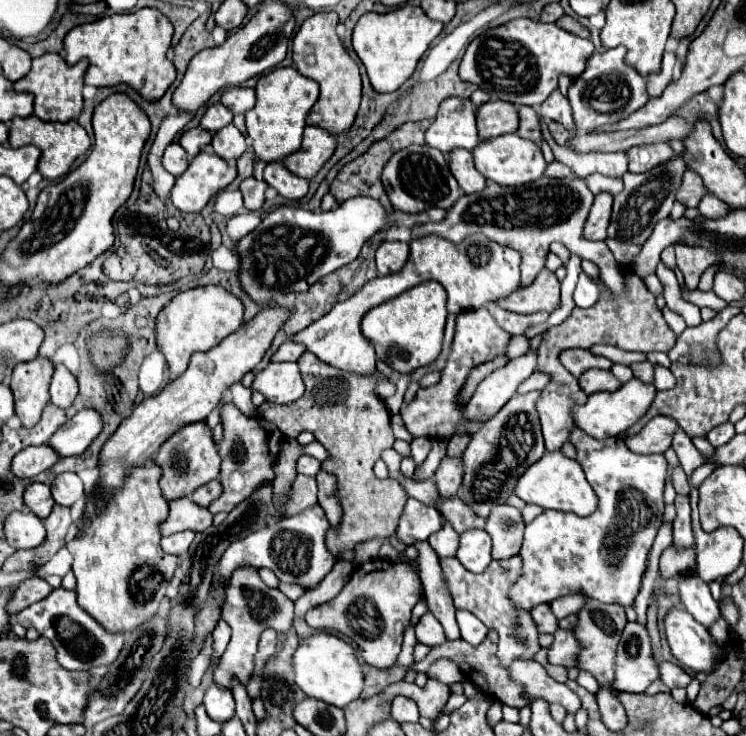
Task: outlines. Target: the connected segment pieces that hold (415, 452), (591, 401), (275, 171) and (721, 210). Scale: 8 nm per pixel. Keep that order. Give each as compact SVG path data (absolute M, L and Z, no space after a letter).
M426 437L416 438L412 441L412 459L416 461L416 465L420 465L428 457L430 449L431 442Z
M634 377L632 381L624 383L618 391L600 391L600 393L592 393L588 395L588 401L584 403L584 407L576 407L574 413L574 421L576 425L586 431L590 437L594 439L606 439L606 437L618 437L622 435L628 427L632 427L634 423L638 423L644 413L650 409L654 397L656 397L656 387L654 383L644 383L638 377Z
M280 161L266 163L264 167L264 181L274 187L282 197L298 201L308 193L308 181L290 173Z
M706 195L702 201L700 201L700 205L698 205L698 211L700 211L700 215L704 215L704 217L726 217L728 213L730 213L730 207L724 203L724 201L720 201L718 197L714 197L714 195Z

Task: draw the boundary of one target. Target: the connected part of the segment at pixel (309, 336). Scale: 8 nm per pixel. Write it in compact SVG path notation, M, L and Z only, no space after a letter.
M436 235L410 241L408 263L398 273L368 281L348 301L336 303L330 313L320 317L320 321L314 321L312 325L308 325L308 329L296 333L292 341L302 343L308 351L316 353L322 361L338 369L354 373L372 373L372 369L376 367L376 353L372 353L372 345L368 345L368 339L360 329L364 313L368 313L368 309L374 309L374 305L382 305L384 301L390 301L400 293L430 279L442 283L448 293L448 313L458 315L462 311L478 309L486 303L508 297L512 291L516 291L520 287L520 253L510 247L492 243L484 235L472 235L460 245L454 245L452 241L446 241Z

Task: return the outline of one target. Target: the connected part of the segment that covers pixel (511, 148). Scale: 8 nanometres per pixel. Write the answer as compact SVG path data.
M518 133L512 135L502 135L490 141L482 141L474 151L474 163L476 169L490 181L504 185L504 187L516 187L516 185L524 185L524 183L532 183L536 181L544 169L546 169L546 159L540 151L540 147L528 139L522 139Z

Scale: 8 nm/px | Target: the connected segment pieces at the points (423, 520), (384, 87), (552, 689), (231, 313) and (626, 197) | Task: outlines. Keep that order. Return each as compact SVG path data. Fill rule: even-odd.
M408 499L404 513L400 515L396 537L404 545L412 545L414 541L426 541L440 527L442 519L434 507L428 507L416 499Z
M402 5L390 13L364 13L354 27L352 45L366 67L372 87L380 93L392 93L414 73L420 57L440 31L442 23L430 21L420 7Z
M516 661L510 665L510 677L524 687L524 693L530 701L544 699L546 703L558 703L566 713L576 713L580 709L580 699L566 685L556 683L546 669L536 661Z
M220 285L194 287L172 297L170 303L158 313L154 327L156 345L164 353L170 373L180 377L188 367L192 351L208 351L214 345L218 345L224 337L234 333L242 325L242 313L244 307L240 299L236 299Z
M680 155L666 161L666 165L656 165L656 169L642 175L624 175L624 191L614 197L612 219L608 225L608 239L620 239L626 243L644 243L652 233L656 221L668 217L674 201L676 189L680 189L686 163Z

